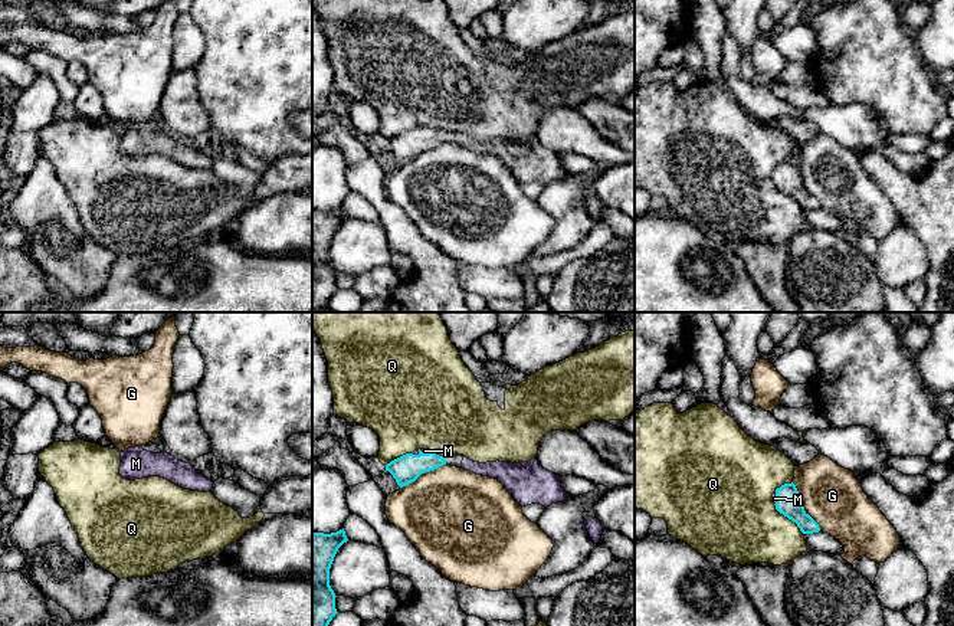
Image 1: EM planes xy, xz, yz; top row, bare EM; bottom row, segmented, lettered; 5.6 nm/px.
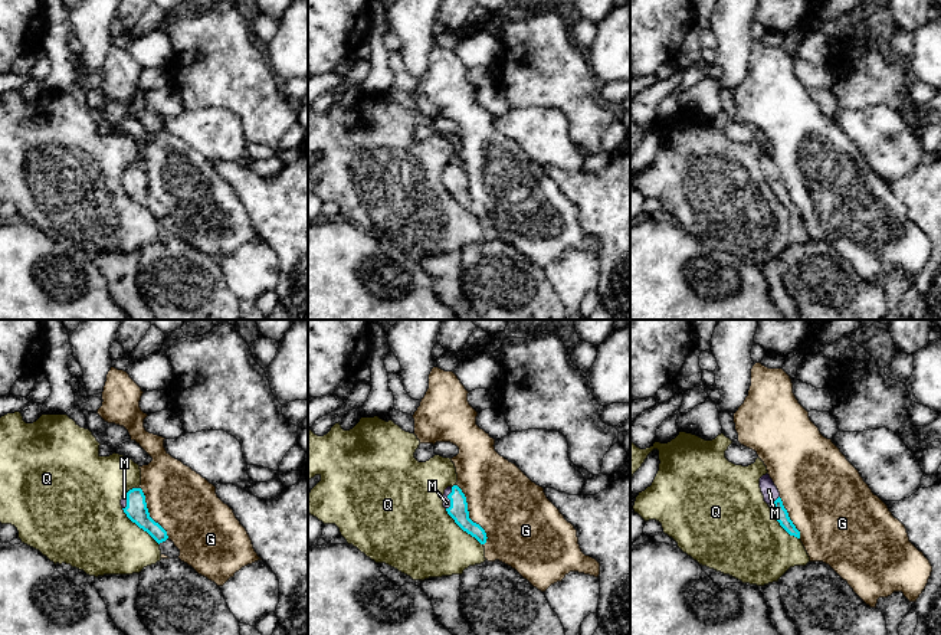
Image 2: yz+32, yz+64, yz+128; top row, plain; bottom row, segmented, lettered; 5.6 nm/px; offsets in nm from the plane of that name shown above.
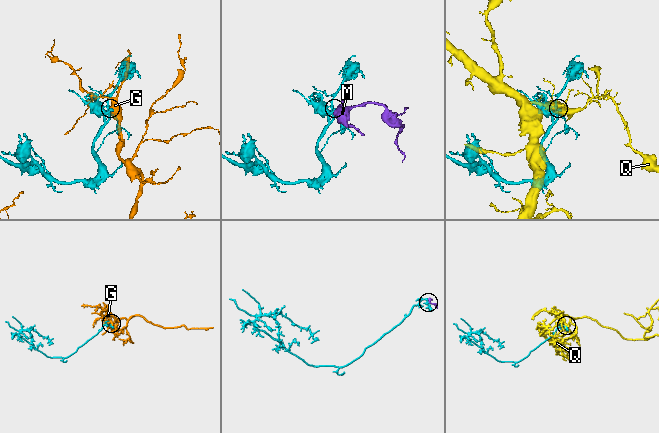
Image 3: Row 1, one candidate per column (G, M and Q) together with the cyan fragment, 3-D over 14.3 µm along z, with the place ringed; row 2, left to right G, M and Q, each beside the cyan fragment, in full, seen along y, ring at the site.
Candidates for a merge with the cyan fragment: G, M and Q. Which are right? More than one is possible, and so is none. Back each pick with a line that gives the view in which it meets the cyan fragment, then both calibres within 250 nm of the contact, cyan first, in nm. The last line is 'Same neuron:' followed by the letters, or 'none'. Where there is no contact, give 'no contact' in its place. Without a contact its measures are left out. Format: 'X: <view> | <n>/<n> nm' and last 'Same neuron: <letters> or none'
M: xz | 160/30 nm
Same neuron: M

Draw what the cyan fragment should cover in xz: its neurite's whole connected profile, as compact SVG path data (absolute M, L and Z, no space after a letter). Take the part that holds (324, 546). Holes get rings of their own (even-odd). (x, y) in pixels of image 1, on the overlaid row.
M344 528L331 534L312 532L312 626L328 626L338 613L330 568L338 548L347 541Z

